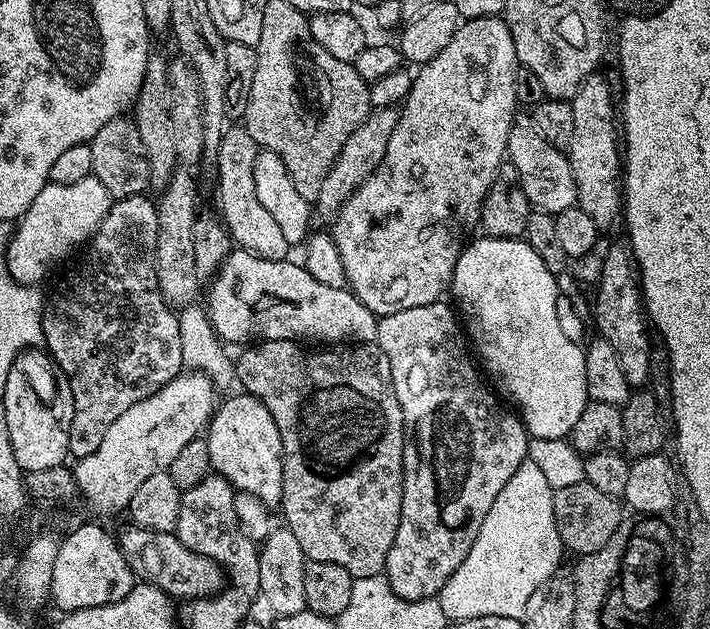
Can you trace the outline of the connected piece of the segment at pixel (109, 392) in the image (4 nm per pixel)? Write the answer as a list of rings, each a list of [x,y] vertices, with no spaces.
[[[141,194],[112,203],[106,218],[86,245],[80,272],[74,273],[68,284],[62,285],[44,306],[43,347],[66,374],[74,394],[74,418],[70,422],[68,450],[76,460],[94,454],[94,450],[102,446],[106,430],[114,426],[120,415],[126,414],[134,402],[142,402],[142,398],[150,398],[150,394],[162,390],[162,386],[181,375],[184,368],[178,315],[164,301],[158,286],[158,214],[155,203],[146,197]]]

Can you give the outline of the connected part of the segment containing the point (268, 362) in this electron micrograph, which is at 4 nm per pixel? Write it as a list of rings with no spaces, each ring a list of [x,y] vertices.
[[[262,340],[245,347],[244,352],[234,360],[234,376],[247,395],[258,398],[270,410],[270,418],[274,418],[274,426],[278,426],[278,434],[282,438],[282,498],[279,511],[284,511],[283,523],[298,538],[298,546],[302,546],[305,557],[314,562],[334,562],[334,566],[342,566],[354,578],[370,578],[383,573],[386,566],[386,554],[390,554],[390,546],[394,546],[394,534],[398,534],[398,526],[402,518],[402,490],[404,489],[404,432],[406,425],[402,406],[399,405],[391,380],[390,361],[386,358],[376,342],[371,344],[353,344],[340,346],[335,350],[316,350],[307,352],[295,340]]]

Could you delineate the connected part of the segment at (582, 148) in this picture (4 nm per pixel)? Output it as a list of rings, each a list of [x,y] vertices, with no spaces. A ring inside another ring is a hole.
[[[585,80],[576,100],[576,134],[569,142],[567,154],[570,170],[576,183],[576,204],[594,221],[606,224],[615,216],[615,177],[622,164],[615,157],[612,147],[611,116],[609,115],[608,94],[600,80]]]

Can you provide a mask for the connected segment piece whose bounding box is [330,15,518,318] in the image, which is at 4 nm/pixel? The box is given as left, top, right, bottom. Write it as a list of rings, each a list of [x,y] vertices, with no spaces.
[[[503,15],[483,16],[473,20],[464,20],[454,34],[454,38],[450,38],[448,45],[443,48],[442,54],[438,54],[438,58],[434,58],[428,64],[419,65],[418,71],[413,75],[412,89],[399,109],[400,120],[396,124],[394,134],[390,134],[390,146],[386,146],[386,154],[382,162],[376,167],[372,177],[342,206],[342,210],[336,216],[336,223],[330,228],[332,241],[338,246],[338,254],[342,258],[342,270],[346,270],[347,287],[362,302],[362,306],[366,306],[366,310],[373,312],[377,318],[439,301],[451,285],[454,266],[458,262],[460,253],[466,247],[464,231],[471,224],[479,225],[480,207],[484,205],[486,194],[496,180],[500,165],[506,160],[512,122],[518,115],[518,105],[514,94],[514,74],[517,67],[514,38],[510,34],[508,23]]]

